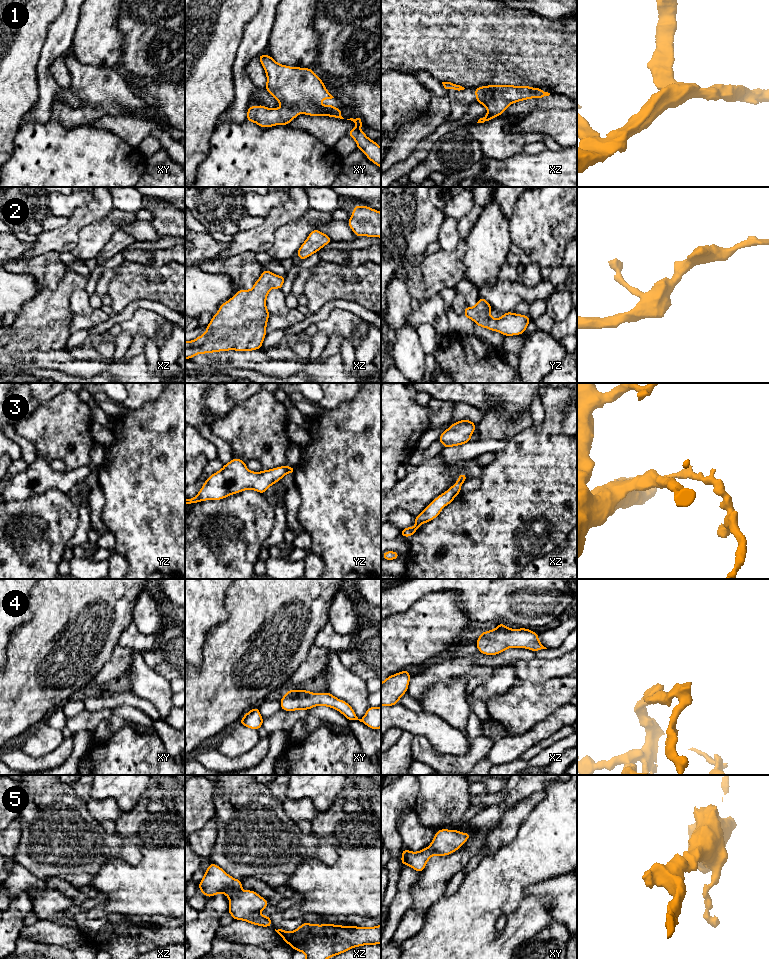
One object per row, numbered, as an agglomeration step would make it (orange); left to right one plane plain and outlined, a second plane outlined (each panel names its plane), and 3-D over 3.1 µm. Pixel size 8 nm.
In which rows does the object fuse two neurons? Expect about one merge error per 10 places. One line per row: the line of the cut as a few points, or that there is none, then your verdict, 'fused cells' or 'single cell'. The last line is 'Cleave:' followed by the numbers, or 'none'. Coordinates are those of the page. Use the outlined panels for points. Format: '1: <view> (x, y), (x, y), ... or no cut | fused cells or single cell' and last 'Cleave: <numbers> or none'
1: no cut | single cell
2: no cut | single cell
3: no cut | single cell
4: no cut | single cell
5: no cut | single cell
Cleave: none

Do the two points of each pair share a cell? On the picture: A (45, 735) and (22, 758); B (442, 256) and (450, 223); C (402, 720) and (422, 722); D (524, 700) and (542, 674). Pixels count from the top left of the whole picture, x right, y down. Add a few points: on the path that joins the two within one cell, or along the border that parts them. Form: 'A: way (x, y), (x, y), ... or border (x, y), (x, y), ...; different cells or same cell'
A: border (19, 748), (31, 756), (42, 756), (49, 753); different cells
B: border (461, 239), (450, 250), (443, 250), (441, 248); different cells
C: way (407, 722), (417, 722); same cell
D: border (560, 677), (552, 677), (542, 682), (517, 679); different cells

